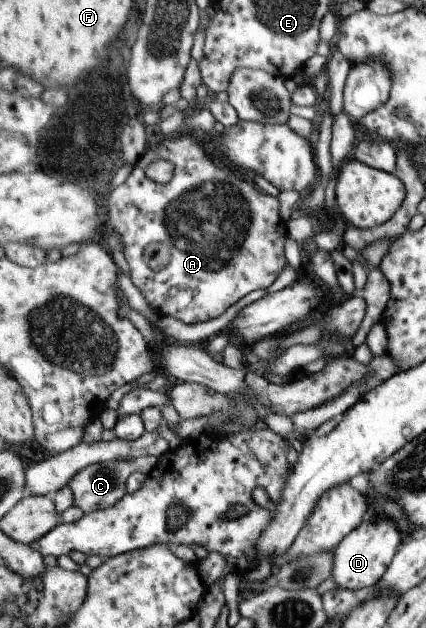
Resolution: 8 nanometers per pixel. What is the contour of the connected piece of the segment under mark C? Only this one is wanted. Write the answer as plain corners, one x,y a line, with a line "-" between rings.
155,456
137,457
133,460
112,460
101,462
86,469
83,469
69,484
74,495
74,505
81,507
85,514
98,511
99,509
107,509
117,504
128,495
128,480
133,473
141,471
143,475
148,475
155,469
158,458

